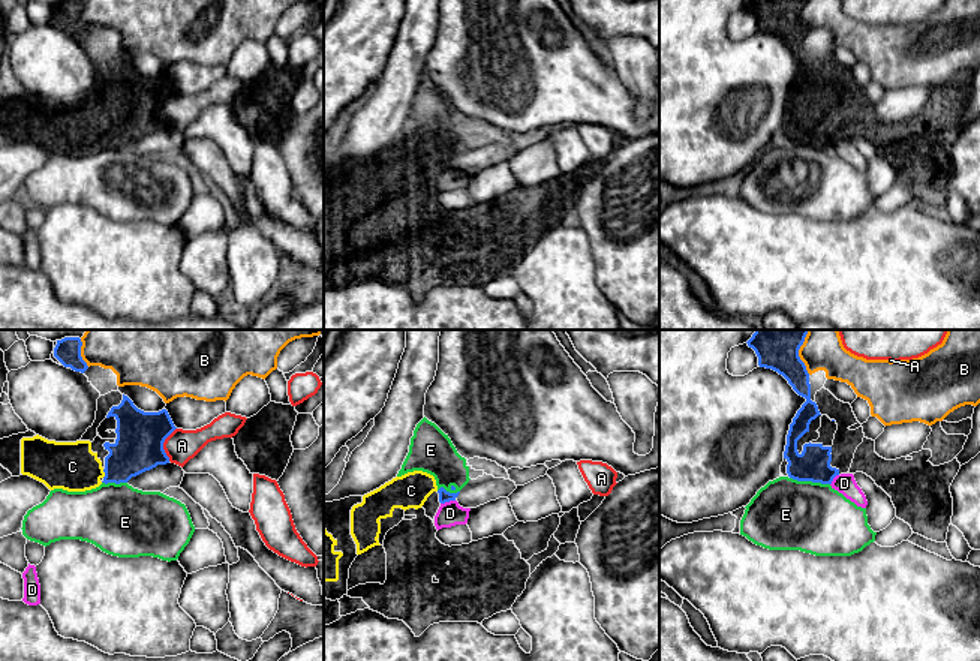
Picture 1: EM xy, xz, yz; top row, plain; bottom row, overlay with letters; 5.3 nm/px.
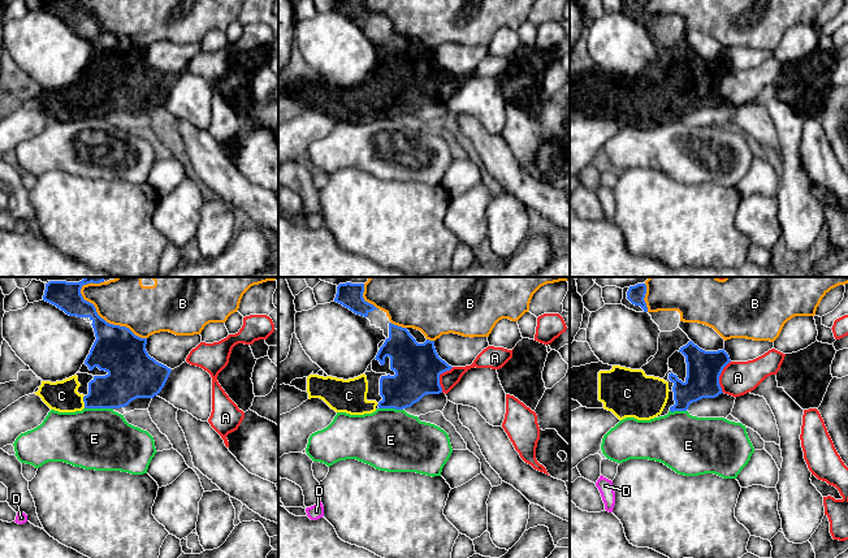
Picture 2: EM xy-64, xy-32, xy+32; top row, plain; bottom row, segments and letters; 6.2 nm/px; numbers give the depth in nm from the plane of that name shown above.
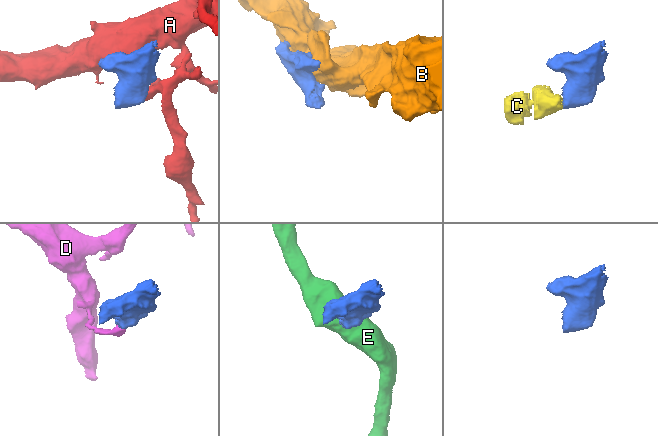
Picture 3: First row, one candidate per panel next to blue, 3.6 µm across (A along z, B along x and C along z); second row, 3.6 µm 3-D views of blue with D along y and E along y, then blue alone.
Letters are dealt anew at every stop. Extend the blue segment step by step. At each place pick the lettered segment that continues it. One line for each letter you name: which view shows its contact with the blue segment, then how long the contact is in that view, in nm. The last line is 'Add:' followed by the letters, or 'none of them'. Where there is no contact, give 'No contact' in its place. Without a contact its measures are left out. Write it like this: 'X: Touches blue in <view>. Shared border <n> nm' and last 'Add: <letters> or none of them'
C: Touches blue in xy. Shared border 50 nm
Add: C

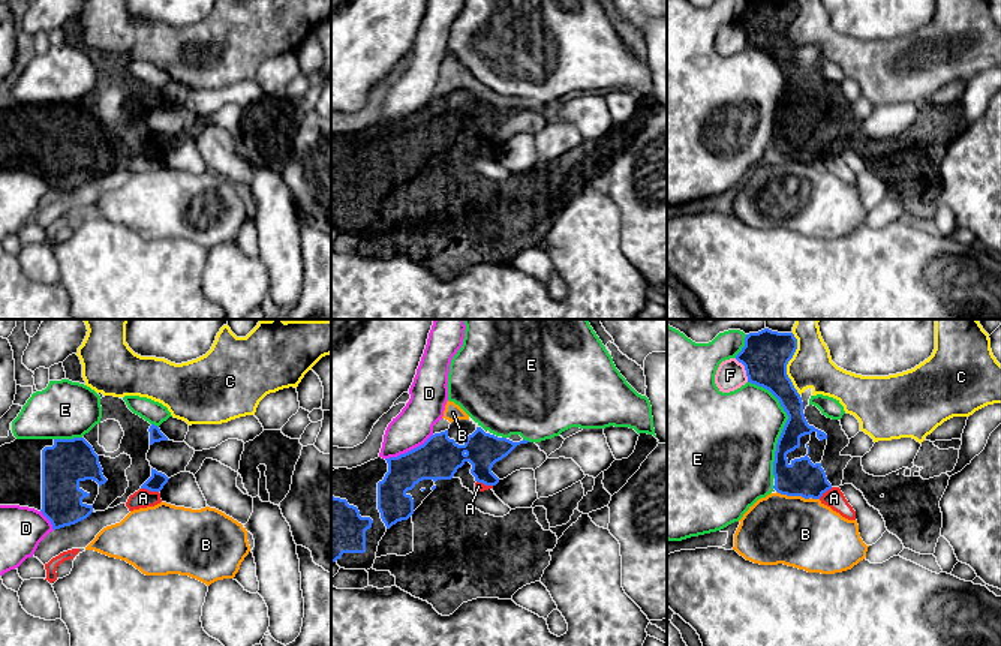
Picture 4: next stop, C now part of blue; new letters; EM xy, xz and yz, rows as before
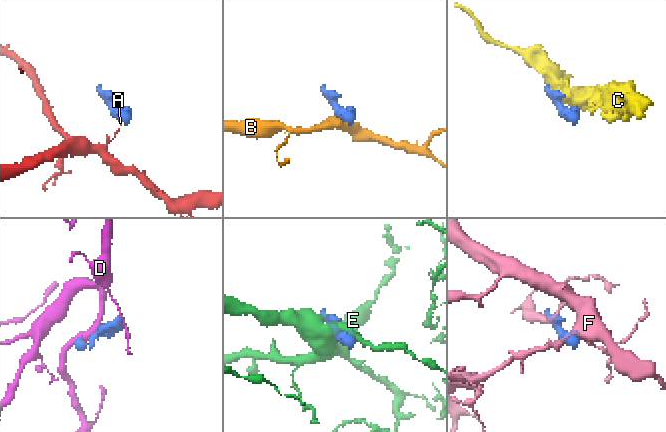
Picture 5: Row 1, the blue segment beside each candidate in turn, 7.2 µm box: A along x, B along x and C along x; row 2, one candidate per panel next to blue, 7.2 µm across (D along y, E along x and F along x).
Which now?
Add: none of them

